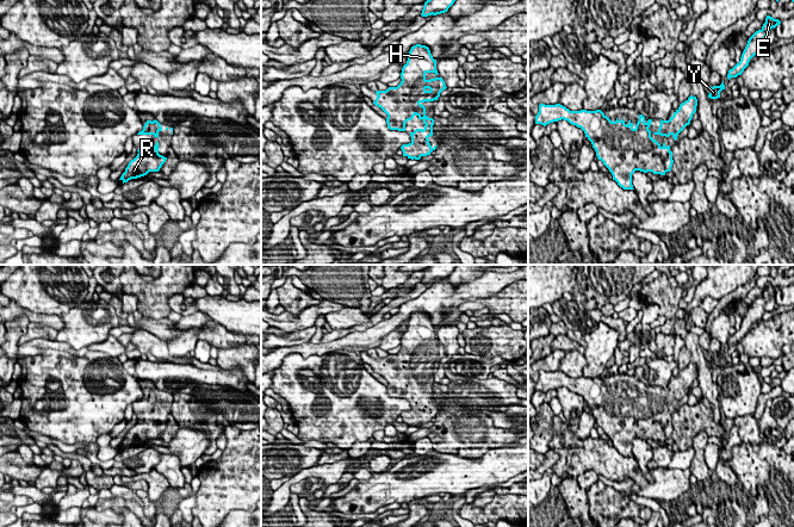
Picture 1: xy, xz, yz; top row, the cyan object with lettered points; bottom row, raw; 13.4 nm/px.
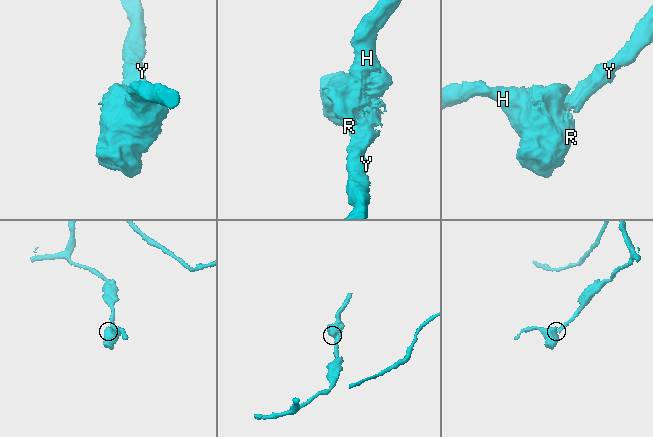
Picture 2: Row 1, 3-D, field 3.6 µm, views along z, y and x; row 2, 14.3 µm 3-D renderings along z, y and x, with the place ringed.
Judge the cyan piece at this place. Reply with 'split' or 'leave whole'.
leave whole

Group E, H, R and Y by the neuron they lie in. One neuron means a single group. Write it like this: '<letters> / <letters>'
E H R Y

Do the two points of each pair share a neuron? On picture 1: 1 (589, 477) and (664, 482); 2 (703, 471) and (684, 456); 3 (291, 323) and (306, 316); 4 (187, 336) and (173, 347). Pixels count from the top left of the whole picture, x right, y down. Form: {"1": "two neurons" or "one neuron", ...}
{"1": "two neurons", "2": "two neurons", "3": "one neuron", "4": "one neuron"}

